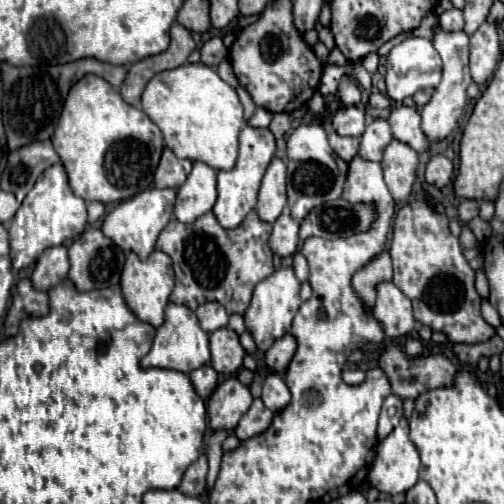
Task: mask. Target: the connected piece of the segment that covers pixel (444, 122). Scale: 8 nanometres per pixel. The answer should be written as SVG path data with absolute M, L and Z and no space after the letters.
M435 29L435 43L433 45L443 59L443 79L437 85L431 101L427 105L423 105L423 111L421 111L421 129L425 131L425 137L431 143L445 139L457 127L457 121L463 115L463 109L465 109L465 103L467 103L467 87L471 83L471 75L469 75L469 35L465 35L463 31L445 33L445 31Z

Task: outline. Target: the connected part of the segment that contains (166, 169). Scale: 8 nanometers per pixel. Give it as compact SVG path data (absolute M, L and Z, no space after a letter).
M163 149L161 163L155 171L155 187L177 189L183 181L185 181L185 169L181 159L171 149Z

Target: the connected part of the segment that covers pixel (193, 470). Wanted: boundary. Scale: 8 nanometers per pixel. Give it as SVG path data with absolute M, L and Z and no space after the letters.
M201 455L193 465L187 467L187 471L183 473L183 479L179 483L179 491L199 497L201 491L205 489L205 477L207 477L207 457Z

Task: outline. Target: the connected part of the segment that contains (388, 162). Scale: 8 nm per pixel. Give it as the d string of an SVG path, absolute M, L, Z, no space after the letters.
M393 139L383 153L383 175L391 195L397 201L405 201L411 193L411 185L415 181L415 169L419 163L419 155L405 143Z

